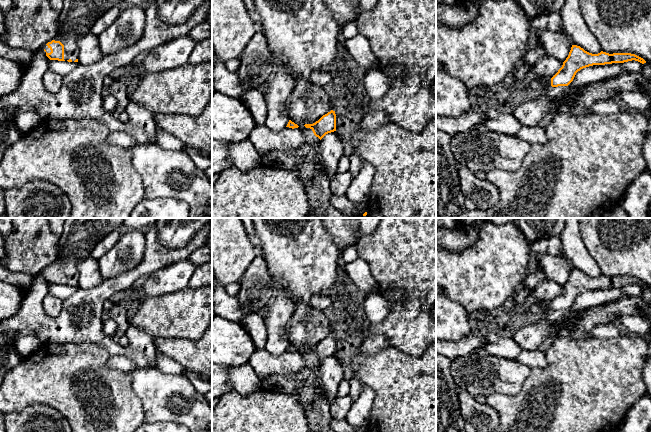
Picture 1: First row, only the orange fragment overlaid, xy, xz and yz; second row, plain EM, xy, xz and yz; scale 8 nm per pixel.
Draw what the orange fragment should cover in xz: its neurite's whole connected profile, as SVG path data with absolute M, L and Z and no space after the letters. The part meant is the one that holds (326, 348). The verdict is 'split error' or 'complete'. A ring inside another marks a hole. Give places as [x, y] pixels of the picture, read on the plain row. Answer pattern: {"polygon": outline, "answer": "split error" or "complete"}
{"polygon": "M331 334L315 347L305 348L304 350L310 352L314 359L321 364L326 358L336 355L335 335Z", "answer": "complete"}

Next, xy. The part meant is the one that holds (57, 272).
{"polygon": "M67 218L59 237L61 253L41 275L48 284L78 286L77 263L89 257L98 241L124 221L125 218Z", "answer": "split error"}

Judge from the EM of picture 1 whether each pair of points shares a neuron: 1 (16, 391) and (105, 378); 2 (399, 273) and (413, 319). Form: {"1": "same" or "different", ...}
{"1": "same", "2": "same"}

